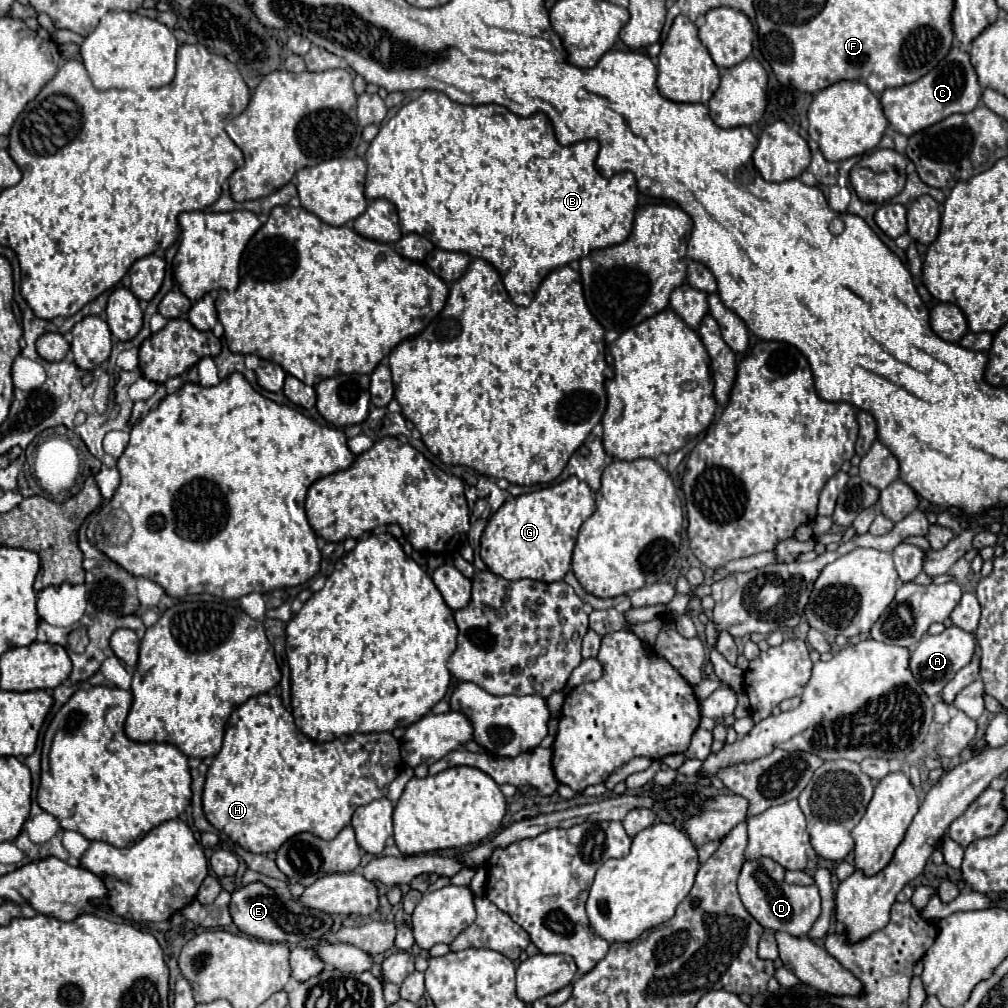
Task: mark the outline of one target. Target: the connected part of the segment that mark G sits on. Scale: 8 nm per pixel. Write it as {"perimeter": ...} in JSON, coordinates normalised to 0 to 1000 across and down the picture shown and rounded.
{"perimeter":[[[570,472],[551,482],[505,494],[487,512],[477,532],[477,554],[489,569],[501,575],[527,573],[535,577],[555,577],[566,563],[574,524],[588,508],[588,488],[582,478]]]}

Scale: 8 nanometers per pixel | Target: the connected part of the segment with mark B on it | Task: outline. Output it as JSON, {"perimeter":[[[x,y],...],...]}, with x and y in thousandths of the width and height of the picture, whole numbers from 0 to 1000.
{"perimeter":[[[422,89],[414,99],[402,103],[386,121],[382,121],[378,125],[376,133],[372,135],[372,139],[366,143],[366,149],[362,153],[362,161],[364,161],[362,196],[366,196],[366,198],[382,196],[382,198],[390,200],[394,204],[396,222],[398,222],[398,230],[400,232],[406,232],[406,230],[422,232],[422,236],[426,236],[438,248],[453,248],[453,250],[465,252],[467,256],[483,258],[497,272],[499,282],[501,282],[507,298],[513,304],[525,304],[525,300],[531,294],[537,278],[547,268],[557,266],[557,264],[561,264],[561,262],[564,262],[568,258],[574,258],[574,256],[582,254],[588,248],[616,242],[624,234],[624,230],[626,230],[630,202],[632,202],[632,181],[630,181],[630,175],[626,171],[620,171],[620,173],[610,173],[608,177],[598,177],[592,171],[592,167],[590,167],[592,151],[594,151],[594,143],[590,139],[574,141],[574,147],[570,147],[570,145],[557,145],[551,139],[549,125],[547,125],[545,117],[539,111],[533,111],[533,113],[527,113],[527,115],[519,117],[519,115],[507,113],[501,105],[491,105],[491,103],[459,105],[459,103],[453,103],[453,101],[445,99],[439,91]]]}

